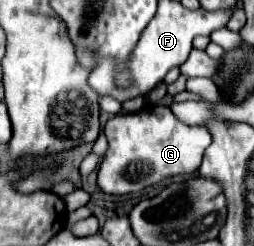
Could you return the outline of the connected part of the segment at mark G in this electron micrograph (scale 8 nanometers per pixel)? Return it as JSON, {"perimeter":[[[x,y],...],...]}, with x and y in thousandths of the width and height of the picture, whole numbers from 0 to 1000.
{"perimeter":[[[587,427],[539,459],[453,467],[413,508],[429,606],[382,695],[382,752],[406,785],[492,793],[555,776],[689,711],[752,711],[783,687],[799,614],[835,557],[799,508],[720,508],[665,435]]]}

